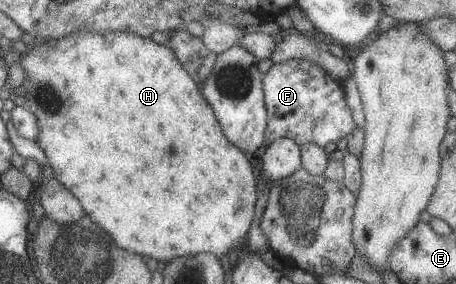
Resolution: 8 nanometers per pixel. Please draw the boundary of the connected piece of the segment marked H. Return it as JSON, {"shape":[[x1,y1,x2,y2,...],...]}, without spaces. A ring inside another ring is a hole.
{"shape":[[80,31,64,38,38,40,38,42,40,44,34,47,27,46,27,51,21,54,19,62,25,73,24,83,19,91,23,91,21,94,26,100,25,106,38,117,40,132,36,141,47,154,54,178,80,200,92,220,106,232,110,232,120,248,163,263,179,256,192,256,198,253,212,253,214,256,222,257,234,246,239,251,245,248,241,242,254,218,257,178,254,178,244,153,225,137,199,86,172,49,160,46,152,38,144,38,126,31,103,33]]}

